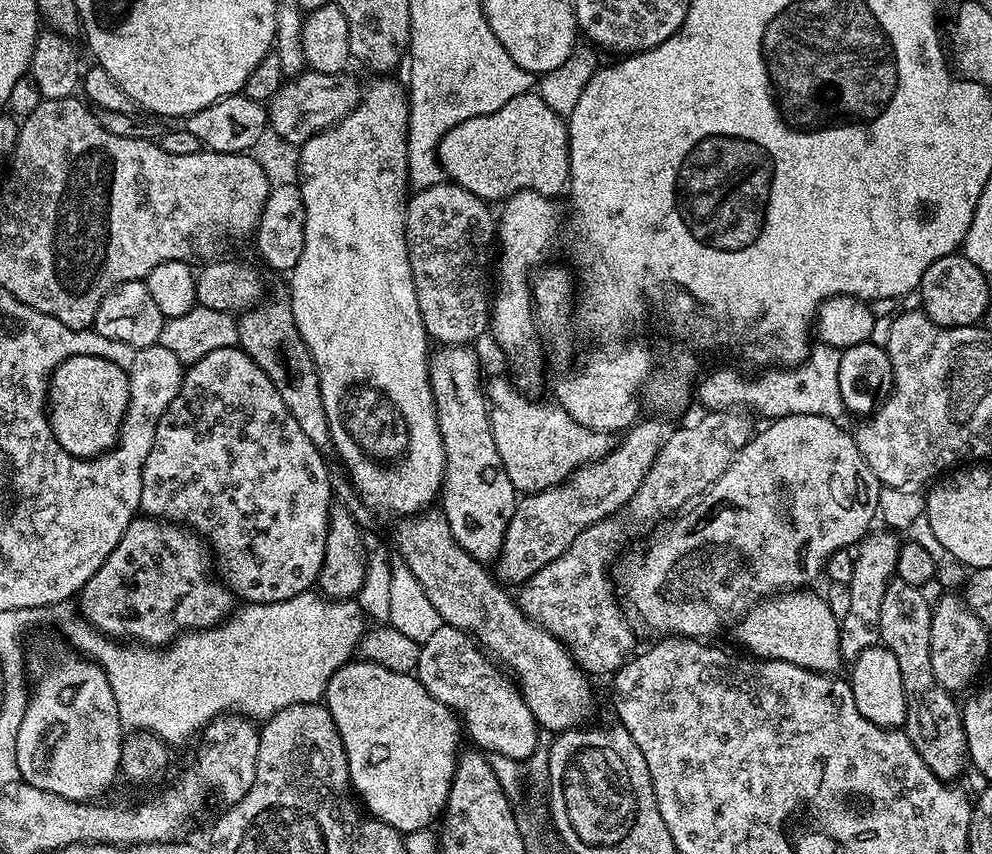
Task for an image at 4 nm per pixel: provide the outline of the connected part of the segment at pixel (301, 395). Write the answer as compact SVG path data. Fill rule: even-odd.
M268 298L248 309L239 317L237 338L242 351L274 382L274 390L278 390L282 402L286 402L286 410L290 410L290 418L298 422L302 434L306 434L316 448L331 449L330 426L322 406L318 374L306 342L302 342L302 334L298 334L291 303L287 299Z

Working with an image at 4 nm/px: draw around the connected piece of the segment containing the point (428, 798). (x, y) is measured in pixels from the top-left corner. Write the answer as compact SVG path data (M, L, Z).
M361 658L337 669L322 700L336 723L348 763L348 781L361 805L398 833L431 829L431 824L435 825L441 819L448 801L458 753L462 748L460 717L431 696L415 675L395 673Z

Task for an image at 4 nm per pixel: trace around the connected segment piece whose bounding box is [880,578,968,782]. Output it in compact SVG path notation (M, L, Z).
M894 578L882 594L882 618L880 619L880 644L898 662L902 670L902 690L906 690L906 718L902 730L910 738L914 750L930 766L930 770L945 782L956 782L964 772L968 760L968 743L961 705L957 697L949 693L934 678L930 670L930 622L932 604L921 589Z

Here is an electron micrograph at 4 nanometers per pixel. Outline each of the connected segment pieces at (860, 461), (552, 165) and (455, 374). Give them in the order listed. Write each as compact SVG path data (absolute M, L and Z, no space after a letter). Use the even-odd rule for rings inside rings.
M790 414L786 418L778 418L763 426L765 428L761 432L759 429L753 435L747 446L734 458L734 462L730 462L730 466L724 471L722 478L715 480L683 511L673 515L663 525L665 528L649 542L644 556L638 557L636 564L629 566L628 585L625 586L624 592L628 595L633 610L640 615L641 622L650 631L657 632L655 634L657 637L712 638L708 636L722 631L727 626L728 619L731 618L732 611L735 610L739 600L744 600L747 596L768 598L773 594L783 593L785 590L800 590L811 585L808 584L811 580L821 579L830 554L834 554L840 548L851 549L853 546L859 545L873 527L872 519L875 521L878 516L879 492L882 485L879 478L870 470L866 458L862 458L856 445L855 435L849 429L847 432L846 429L839 428L841 425L837 421L827 420L825 416L815 416L814 414Z
M535 91L510 98L510 102L506 102L502 110L494 110L494 114L455 124L440 139L436 155L440 158L443 175L451 183L489 202L503 202L516 192L537 192L549 198L559 197L559 192L563 193L567 189L570 179L568 171L572 165L570 133L565 117L554 114L554 110L550 110L550 106L546 106L546 102L542 102Z
M463 344L437 347L428 361L428 373L444 447L444 485L440 488L439 503L444 503L442 511L458 546L478 561L492 562L502 550L518 493L494 446L488 398L482 380L480 384L480 360L476 350Z

